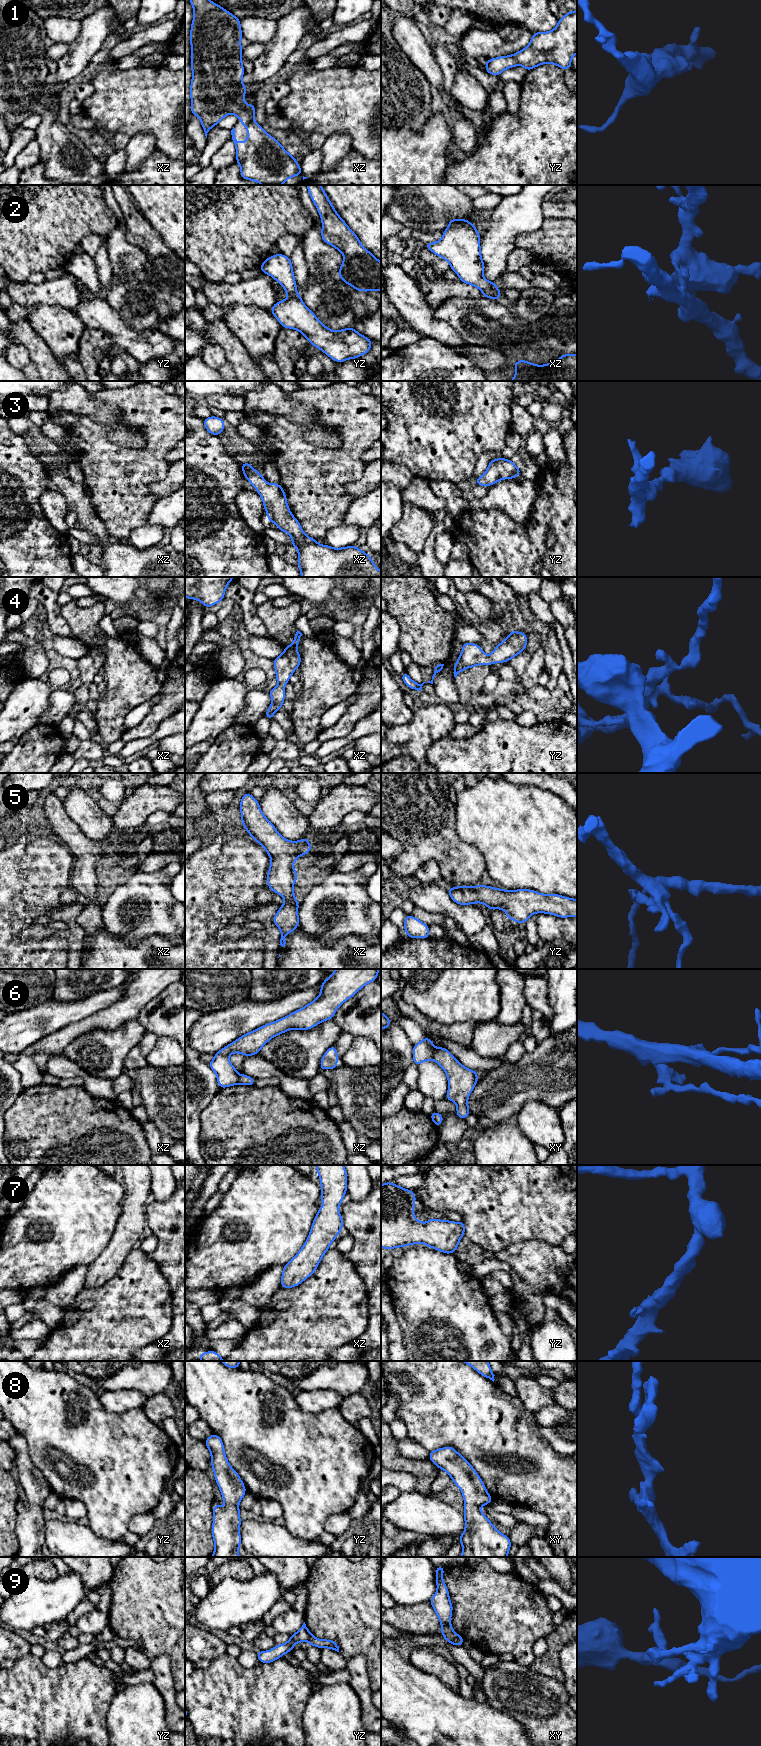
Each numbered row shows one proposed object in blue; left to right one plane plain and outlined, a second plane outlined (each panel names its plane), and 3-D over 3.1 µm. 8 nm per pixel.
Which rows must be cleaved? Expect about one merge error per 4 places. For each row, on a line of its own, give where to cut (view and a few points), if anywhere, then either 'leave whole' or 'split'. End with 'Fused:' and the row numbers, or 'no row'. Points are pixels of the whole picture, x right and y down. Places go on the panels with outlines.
1: cut none; leave whole
2: cut yz (296, 293), (289, 295); split
3: cut none; leave whole
4: cut none; leave whole
5: cut none; leave whole
6: cut xy (435, 1049), (432, 1058); split
7: cut none; leave whole
8: cut none; leave whole
9: cut xy (458, 1635), (452, 1643); split
Fused: 2, 6, 9

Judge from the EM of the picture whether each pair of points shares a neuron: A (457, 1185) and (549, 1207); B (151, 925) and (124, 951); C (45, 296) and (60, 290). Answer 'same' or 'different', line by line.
A: same
B: different
C: same

